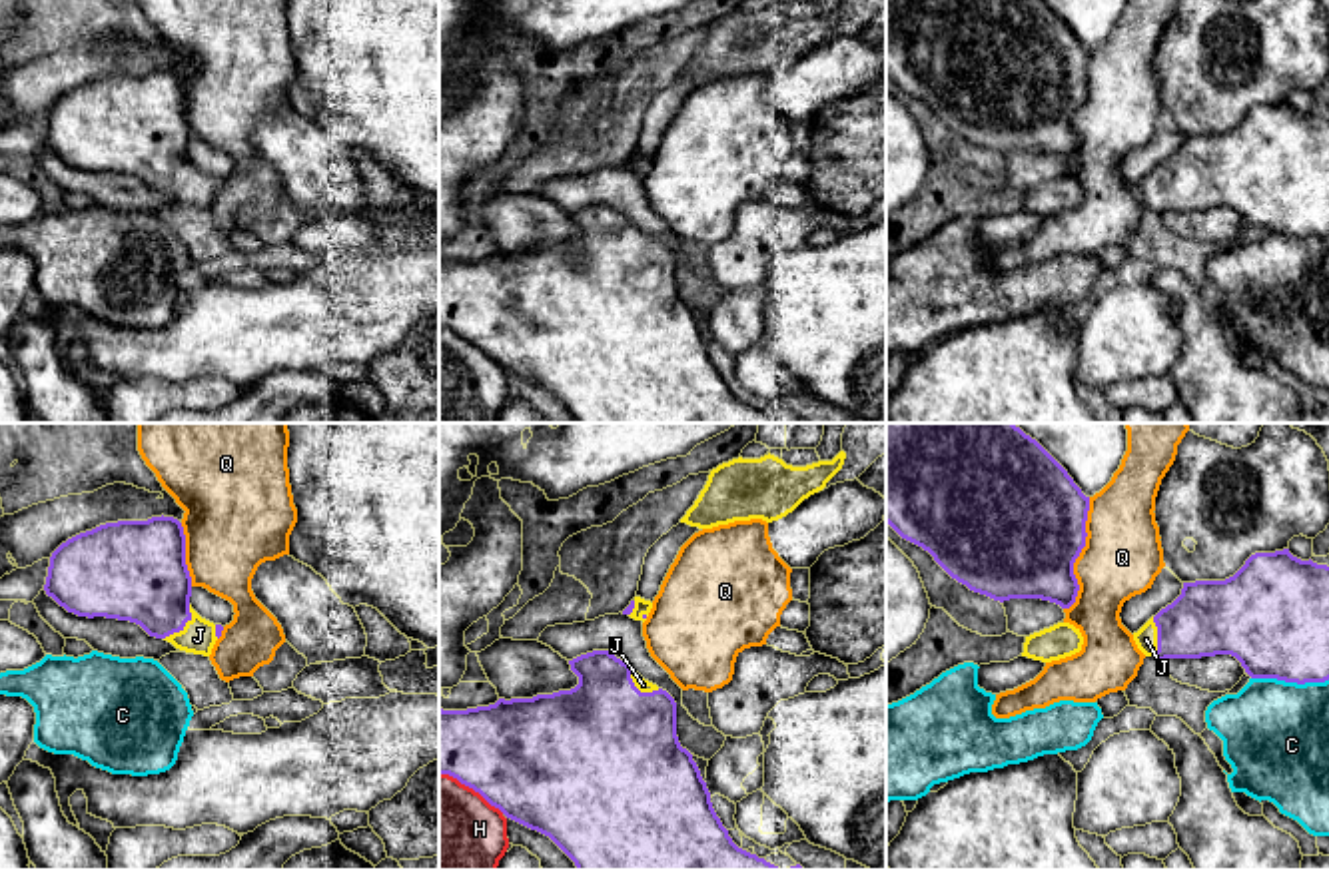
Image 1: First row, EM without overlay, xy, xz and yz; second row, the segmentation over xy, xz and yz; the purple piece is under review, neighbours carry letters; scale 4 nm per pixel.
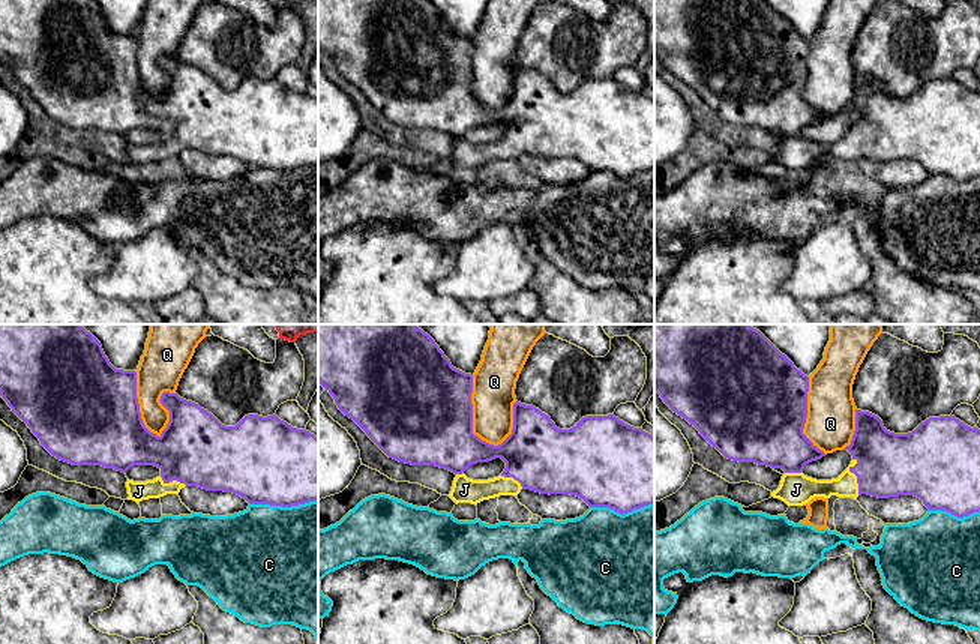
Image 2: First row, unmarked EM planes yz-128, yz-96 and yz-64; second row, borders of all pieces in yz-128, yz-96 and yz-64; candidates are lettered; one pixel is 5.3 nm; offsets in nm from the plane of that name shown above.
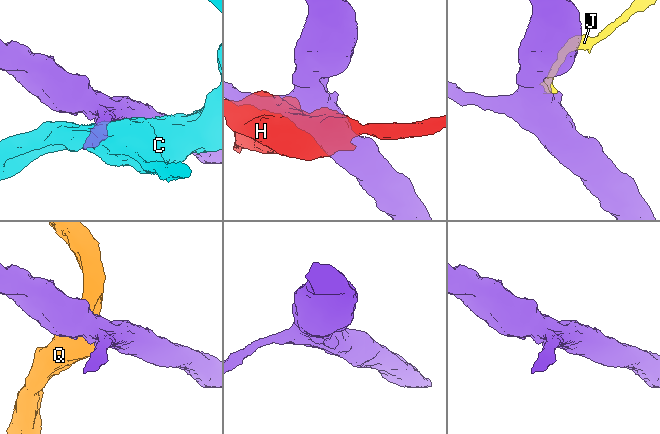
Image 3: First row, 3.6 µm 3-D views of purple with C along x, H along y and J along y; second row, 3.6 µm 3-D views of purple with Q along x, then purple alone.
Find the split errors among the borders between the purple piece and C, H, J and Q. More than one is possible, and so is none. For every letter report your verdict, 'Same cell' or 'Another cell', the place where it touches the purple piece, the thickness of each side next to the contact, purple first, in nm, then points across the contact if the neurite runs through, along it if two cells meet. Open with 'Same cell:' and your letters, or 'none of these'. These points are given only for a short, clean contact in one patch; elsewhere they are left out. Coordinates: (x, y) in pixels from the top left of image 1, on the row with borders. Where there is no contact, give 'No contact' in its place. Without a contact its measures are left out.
Same cell: J
C: Another cell. Touches purple at yz (1290, 681). Thickness 440 nm (purple) against 440 nm
H: Another cell. Touches purple at xz (471, 787). Thickness 480 nm (purple) against 480 nm. Boundary: xz (440, 773), (455, 777), (503, 813)
J: Same cell. Touches purple at xy (184, 625). Thickness 360 nm (purple) against 140 nm
Q: Another cell. Touches purple at yz (1078, 555). Thickness 500 nm (purple) against 320 nm

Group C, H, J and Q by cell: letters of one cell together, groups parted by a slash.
C / H / J / Q

